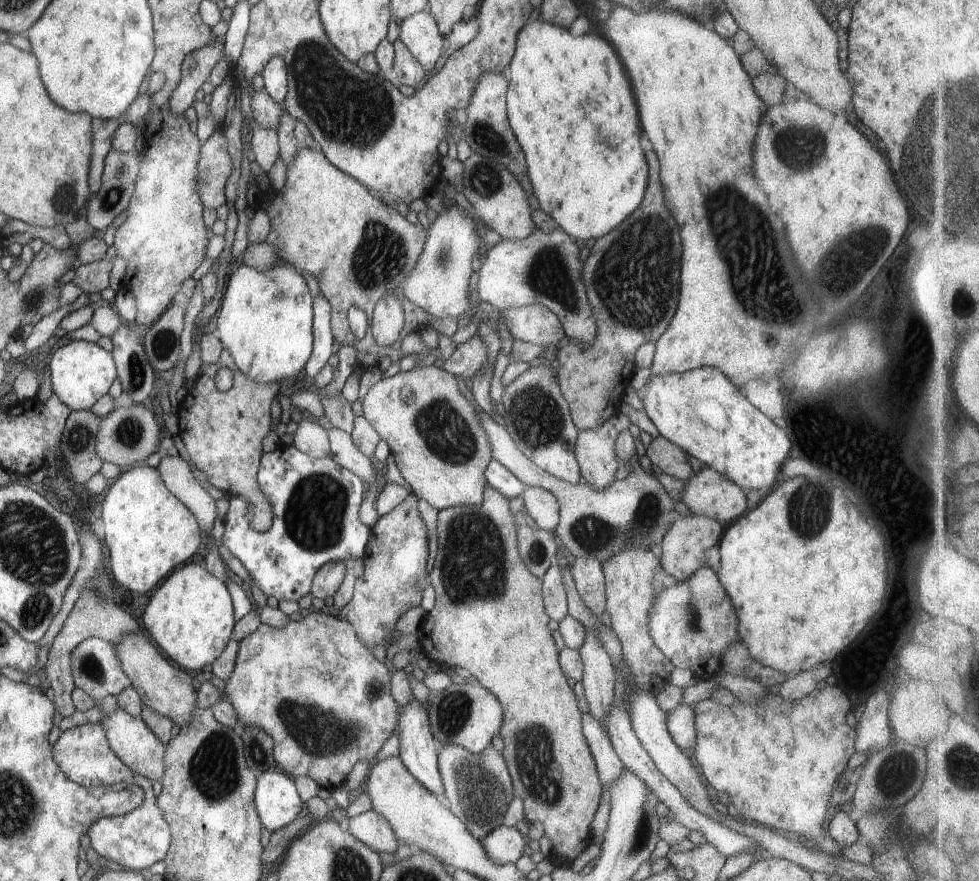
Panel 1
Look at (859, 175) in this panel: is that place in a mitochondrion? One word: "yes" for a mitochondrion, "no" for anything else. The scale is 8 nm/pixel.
no

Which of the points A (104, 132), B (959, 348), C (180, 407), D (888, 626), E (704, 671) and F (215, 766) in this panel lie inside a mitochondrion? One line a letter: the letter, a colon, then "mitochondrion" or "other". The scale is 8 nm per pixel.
A: other
B: other
C: other
D: other
E: other
F: mitochondrion

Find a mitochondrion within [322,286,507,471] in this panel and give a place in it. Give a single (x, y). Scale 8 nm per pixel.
(444, 430)

